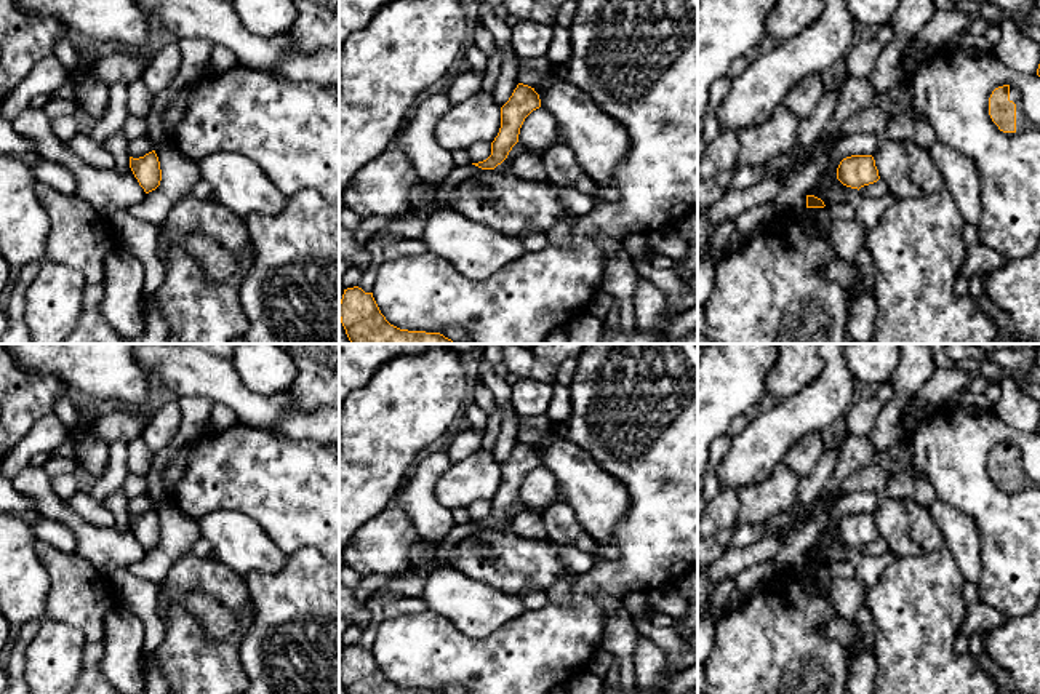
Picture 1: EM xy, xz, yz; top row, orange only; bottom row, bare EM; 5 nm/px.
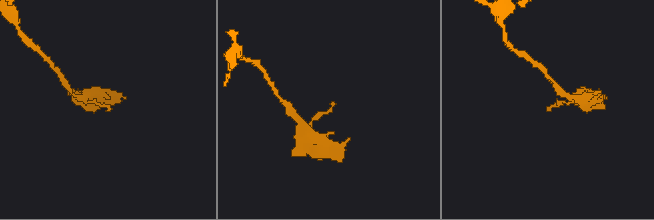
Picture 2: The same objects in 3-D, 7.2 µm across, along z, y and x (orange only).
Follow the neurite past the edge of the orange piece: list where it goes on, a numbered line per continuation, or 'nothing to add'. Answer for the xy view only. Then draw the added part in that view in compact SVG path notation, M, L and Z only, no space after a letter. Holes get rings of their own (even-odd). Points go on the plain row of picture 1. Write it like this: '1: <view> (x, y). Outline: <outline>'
nothing to add

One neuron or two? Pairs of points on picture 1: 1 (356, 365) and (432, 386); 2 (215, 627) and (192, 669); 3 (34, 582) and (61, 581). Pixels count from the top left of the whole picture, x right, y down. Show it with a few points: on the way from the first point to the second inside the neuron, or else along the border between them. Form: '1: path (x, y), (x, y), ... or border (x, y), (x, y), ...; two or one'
1: border (388, 360), (356, 390); two
2: border (186, 610), (210, 638), (226, 638), (242, 622); two
3: border (36, 546), (34, 552), (48, 576), (47, 618); two

